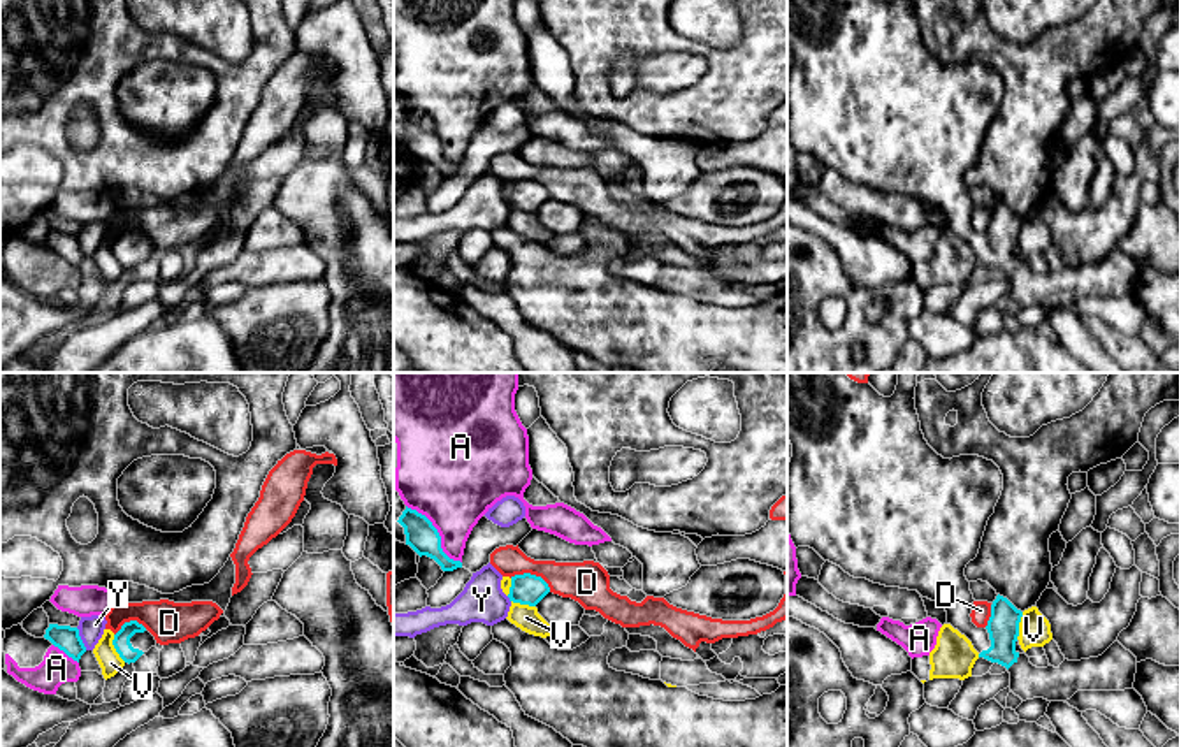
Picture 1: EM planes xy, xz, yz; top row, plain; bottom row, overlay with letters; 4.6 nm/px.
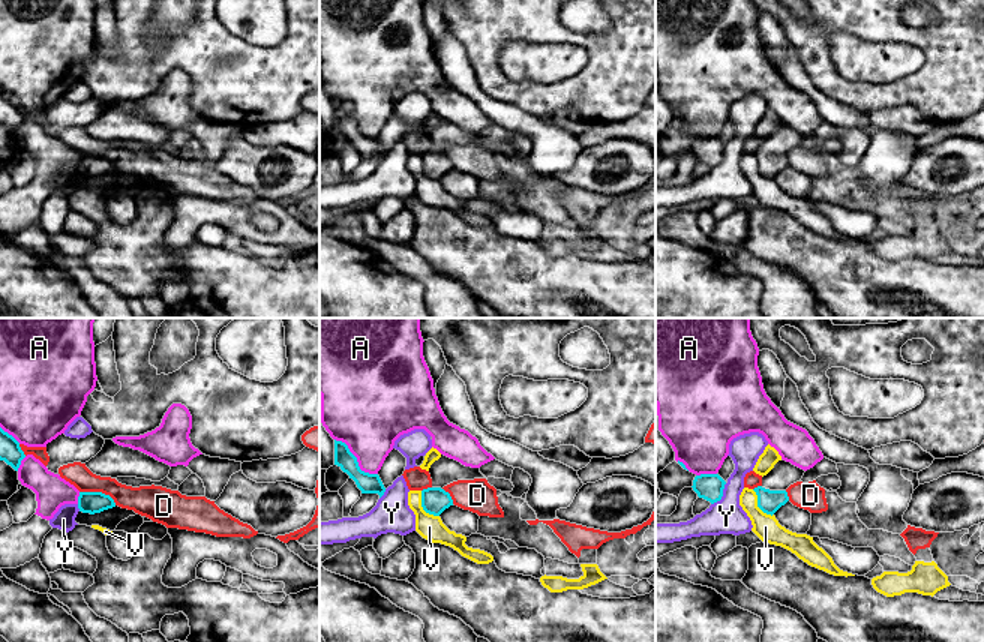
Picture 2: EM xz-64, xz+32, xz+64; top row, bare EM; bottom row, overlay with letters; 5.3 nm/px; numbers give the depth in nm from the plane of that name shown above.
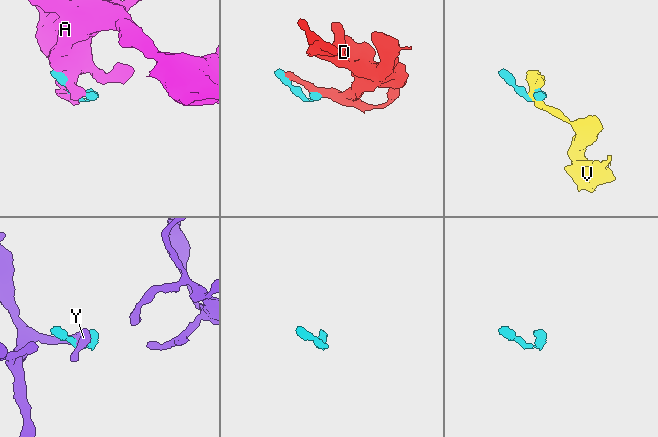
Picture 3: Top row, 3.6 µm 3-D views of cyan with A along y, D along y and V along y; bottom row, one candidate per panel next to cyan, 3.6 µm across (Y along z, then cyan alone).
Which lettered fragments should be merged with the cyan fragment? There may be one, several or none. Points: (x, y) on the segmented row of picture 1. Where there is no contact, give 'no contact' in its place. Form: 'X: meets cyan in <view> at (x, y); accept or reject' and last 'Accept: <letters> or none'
A: meets cyan in xz at (438, 533); reject
D: meets cyan in xz at (533, 575); reject
V: meets cyan in xy at (116, 649); reject
Y: meets cyan in xy at (79, 638); reject
Accept: none

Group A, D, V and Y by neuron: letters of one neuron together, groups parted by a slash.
A / D V / Y

